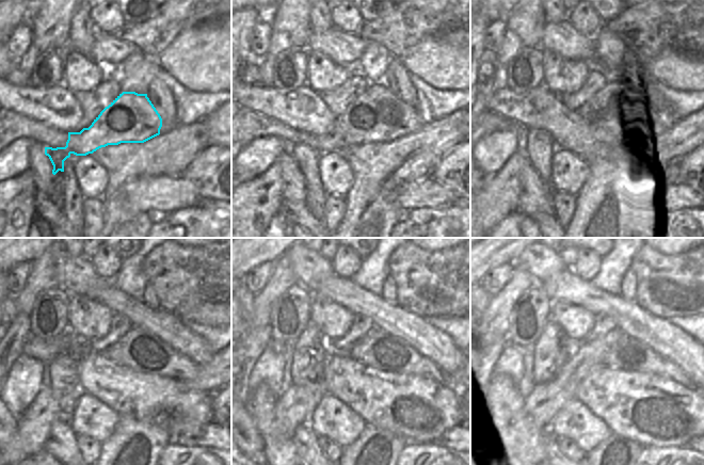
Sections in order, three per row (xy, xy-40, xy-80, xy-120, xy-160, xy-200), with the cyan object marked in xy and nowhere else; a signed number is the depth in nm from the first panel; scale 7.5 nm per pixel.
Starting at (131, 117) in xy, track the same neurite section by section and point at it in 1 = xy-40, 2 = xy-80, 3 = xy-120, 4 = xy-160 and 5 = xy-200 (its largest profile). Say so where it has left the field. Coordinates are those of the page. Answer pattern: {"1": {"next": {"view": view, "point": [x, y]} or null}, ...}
{"1": {"next": {"view": "xy-40", "point": [378, 115]}}, "2": {"next": {"view": "xy-80", "point": [618, 111]}}, "3": {"next": {"view": "xy-120", "point": [140, 350]}}, "4": {"next": {"view": "xy-160", "point": [378, 349]}}, "5": {"next": {"view": "xy-200", "point": [627, 354]}}}

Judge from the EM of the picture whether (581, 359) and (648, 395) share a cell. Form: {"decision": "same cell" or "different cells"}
{"decision": "different cells"}

